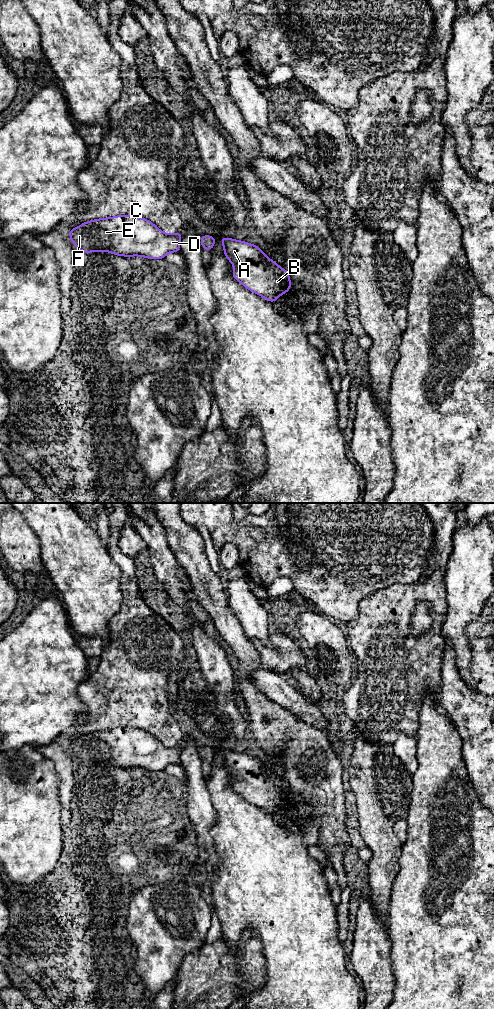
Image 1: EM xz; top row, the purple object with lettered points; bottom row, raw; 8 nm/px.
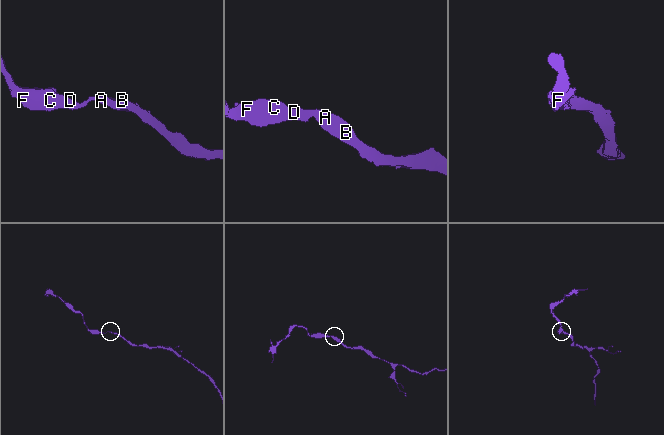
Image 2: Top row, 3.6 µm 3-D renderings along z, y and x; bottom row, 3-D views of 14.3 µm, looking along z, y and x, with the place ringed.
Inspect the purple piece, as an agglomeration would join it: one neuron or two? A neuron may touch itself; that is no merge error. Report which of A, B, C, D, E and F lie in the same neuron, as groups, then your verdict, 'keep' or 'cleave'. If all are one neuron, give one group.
groups A B C D E F; keep

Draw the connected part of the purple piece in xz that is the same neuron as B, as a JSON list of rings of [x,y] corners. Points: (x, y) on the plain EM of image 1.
[[[221,749],[225,769],[233,776],[232,788],[248,802],[269,814],[291,801],[286,782],[268,770],[260,759],[245,753]]]

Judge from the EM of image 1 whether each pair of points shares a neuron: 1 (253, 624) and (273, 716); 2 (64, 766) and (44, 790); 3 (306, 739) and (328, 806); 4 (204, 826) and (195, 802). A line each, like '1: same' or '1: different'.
1: different
2: different
3: same
4: same

